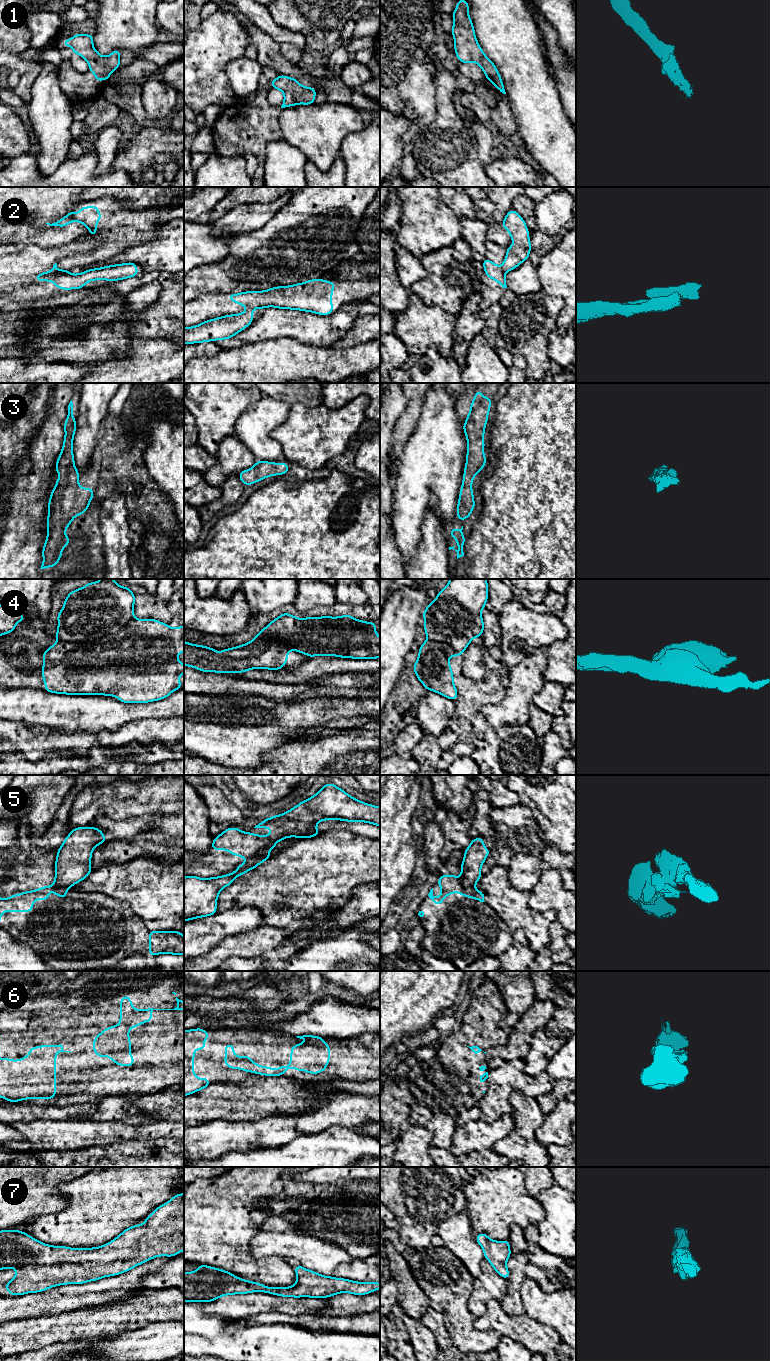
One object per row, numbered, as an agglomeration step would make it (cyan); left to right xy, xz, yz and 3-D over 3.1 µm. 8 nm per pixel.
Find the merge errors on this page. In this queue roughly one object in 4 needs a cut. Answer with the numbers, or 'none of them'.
2, 4, 5

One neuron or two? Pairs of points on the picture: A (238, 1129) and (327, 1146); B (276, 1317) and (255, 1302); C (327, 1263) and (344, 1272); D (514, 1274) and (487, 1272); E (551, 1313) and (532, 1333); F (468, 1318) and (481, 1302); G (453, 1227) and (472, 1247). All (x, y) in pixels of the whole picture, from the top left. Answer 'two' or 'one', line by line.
A: two
B: two
C: two
D: two
E: two
F: two
G: one

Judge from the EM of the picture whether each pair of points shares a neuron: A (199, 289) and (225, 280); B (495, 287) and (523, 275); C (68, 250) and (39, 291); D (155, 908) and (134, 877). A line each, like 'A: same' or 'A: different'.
A: same
B: different
C: same
D: same

